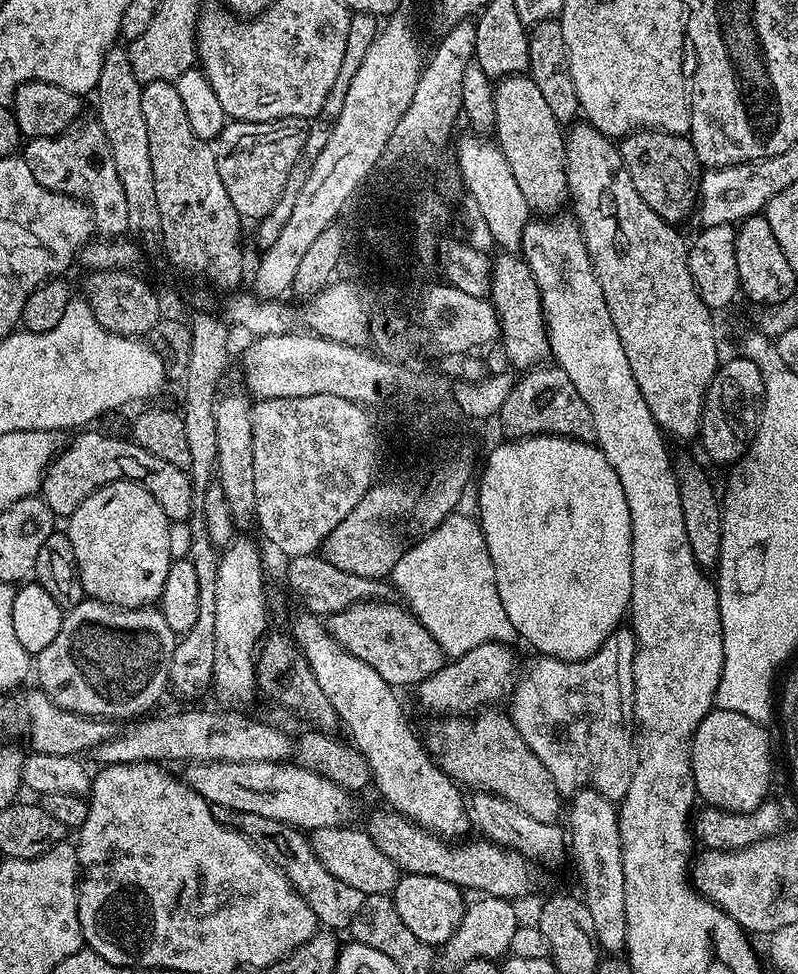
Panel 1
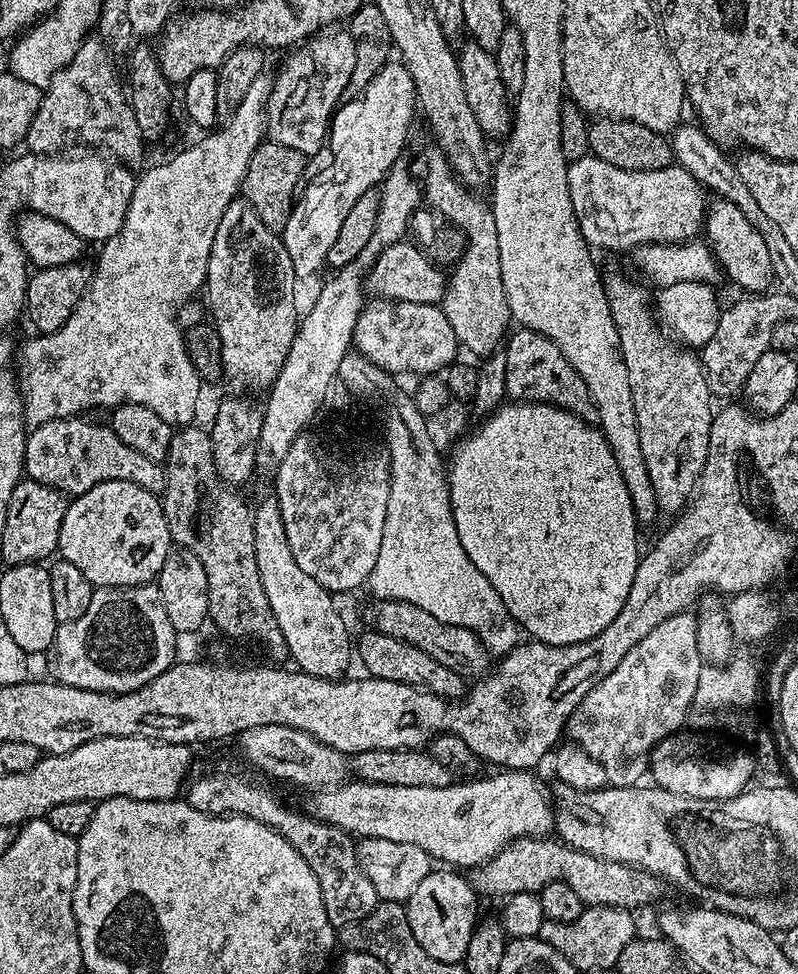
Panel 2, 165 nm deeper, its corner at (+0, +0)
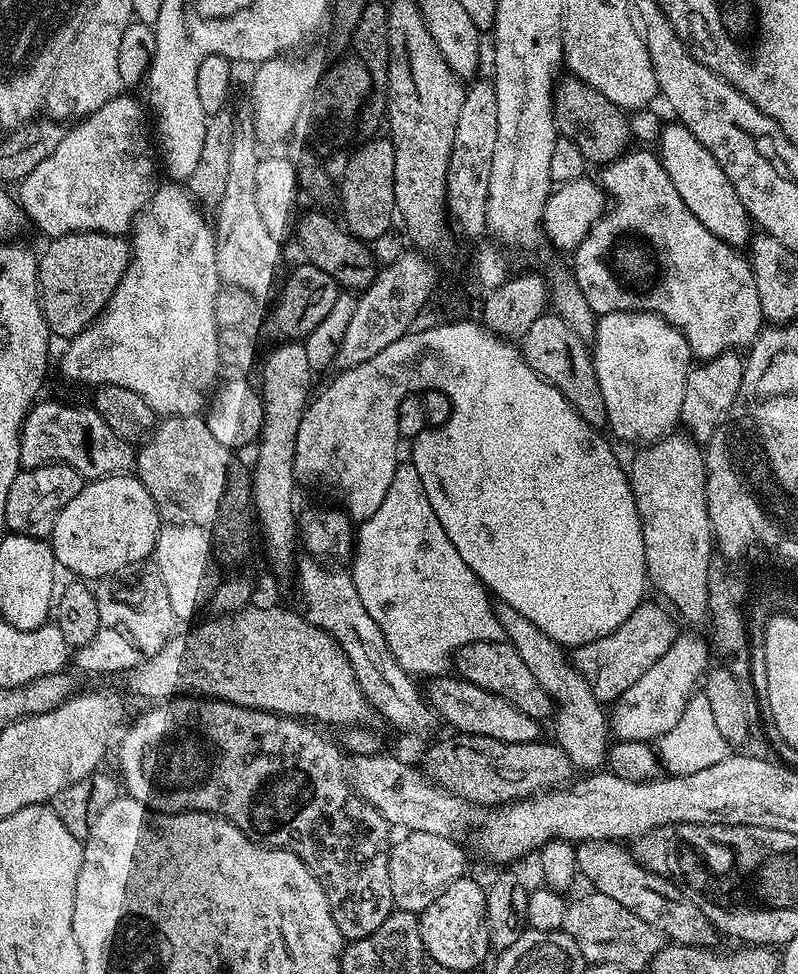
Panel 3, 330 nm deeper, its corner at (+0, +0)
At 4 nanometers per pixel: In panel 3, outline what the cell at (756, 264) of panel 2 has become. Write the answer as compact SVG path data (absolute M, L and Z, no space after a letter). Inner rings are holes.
M671 123L661 127L658 155L660 163L668 171L670 182L674 182L674 190L678 190L678 198L686 202L690 214L694 214L694 218L714 234L714 238L734 249L743 249L743 244L745 247L754 235L754 224L742 206L742 198L738 198L738 190L734 190L730 178L726 178L726 170L718 166L718 158L714 158L714 154L710 154L710 150L706 150L706 146L702 146L702 142L698 142L684 124Z

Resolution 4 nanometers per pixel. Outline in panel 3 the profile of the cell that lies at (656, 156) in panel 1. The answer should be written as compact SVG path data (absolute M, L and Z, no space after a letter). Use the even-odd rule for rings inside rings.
M571 74L565 75L552 93L552 105L557 133L570 142L571 147L583 155L589 165L606 165L629 151L631 144L628 143L633 143L634 137L625 109L610 102L610 98L598 94L594 86L586 86L586 82Z

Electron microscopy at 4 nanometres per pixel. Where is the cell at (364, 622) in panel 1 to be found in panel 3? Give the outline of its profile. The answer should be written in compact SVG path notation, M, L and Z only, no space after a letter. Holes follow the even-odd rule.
M455 674L435 677L426 690L426 700L433 712L441 721L456 728L457 733L465 732L471 736L494 738L498 742L534 742L541 739L541 721L530 718L530 714L522 714L518 706L514 706L506 698L498 698L498 694L490 694L482 690L482 686L474 686L474 682L461 680Z

